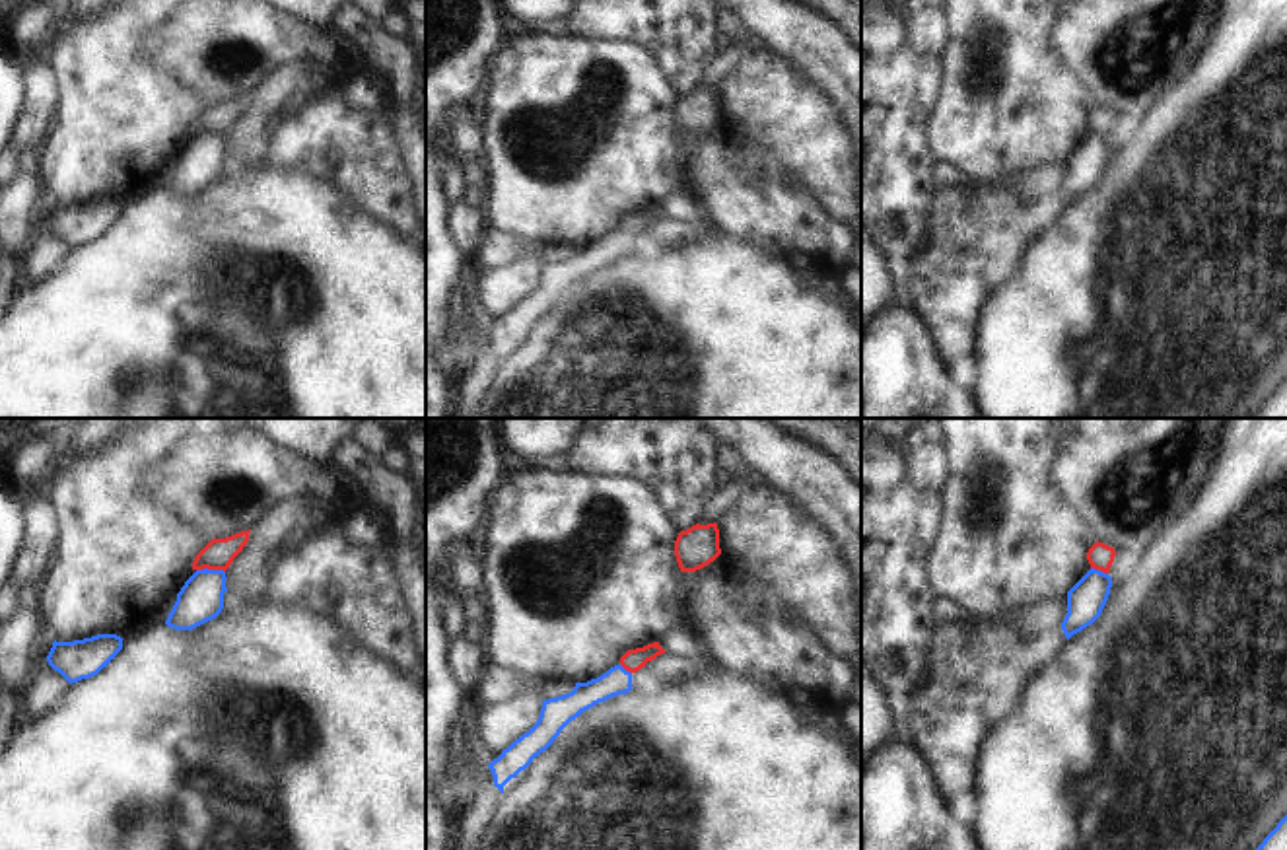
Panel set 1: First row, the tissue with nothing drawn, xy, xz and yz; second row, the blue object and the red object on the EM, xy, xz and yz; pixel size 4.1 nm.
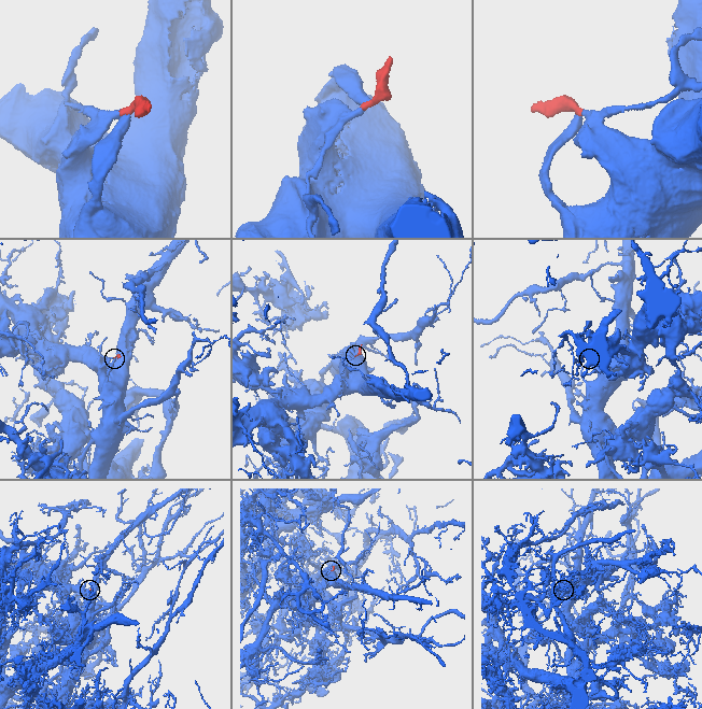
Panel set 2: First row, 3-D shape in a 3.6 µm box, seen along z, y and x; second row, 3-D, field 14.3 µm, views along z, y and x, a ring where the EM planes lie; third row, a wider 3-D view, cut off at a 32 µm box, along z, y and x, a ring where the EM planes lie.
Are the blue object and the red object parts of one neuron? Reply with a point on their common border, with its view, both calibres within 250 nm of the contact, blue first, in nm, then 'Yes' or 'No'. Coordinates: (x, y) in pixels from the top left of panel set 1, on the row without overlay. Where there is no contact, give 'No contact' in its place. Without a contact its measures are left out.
Touches blue at xy (210, 135). Thickness 190 nm (blue) against 120 nm. No

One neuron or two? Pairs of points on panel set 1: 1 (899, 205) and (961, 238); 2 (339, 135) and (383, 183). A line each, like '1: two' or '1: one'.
1: two
2: one

